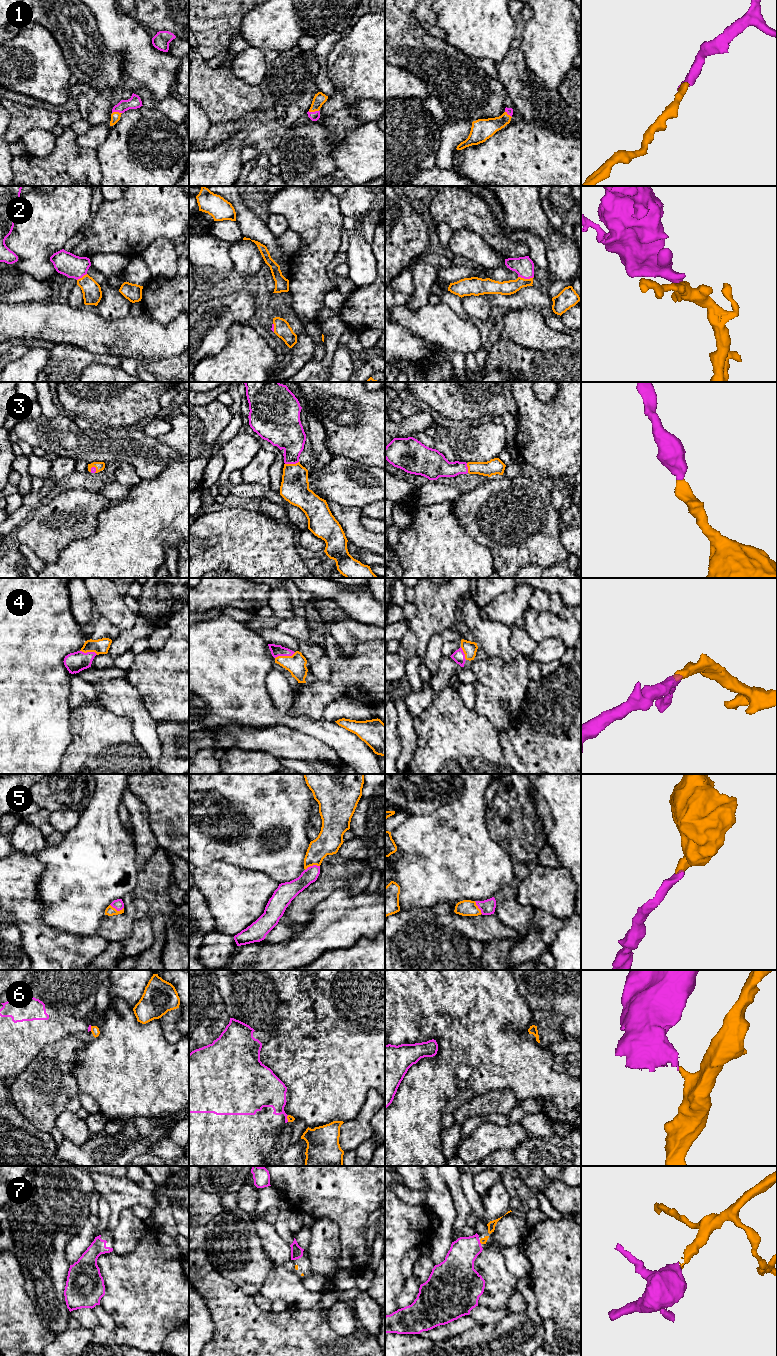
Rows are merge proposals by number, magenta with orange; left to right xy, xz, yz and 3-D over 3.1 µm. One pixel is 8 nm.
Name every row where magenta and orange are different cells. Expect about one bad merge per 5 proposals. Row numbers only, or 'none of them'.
6

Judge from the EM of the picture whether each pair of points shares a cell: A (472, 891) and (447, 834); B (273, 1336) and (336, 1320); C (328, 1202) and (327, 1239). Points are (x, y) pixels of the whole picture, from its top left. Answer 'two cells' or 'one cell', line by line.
A: one cell
B: two cells
C: two cells

